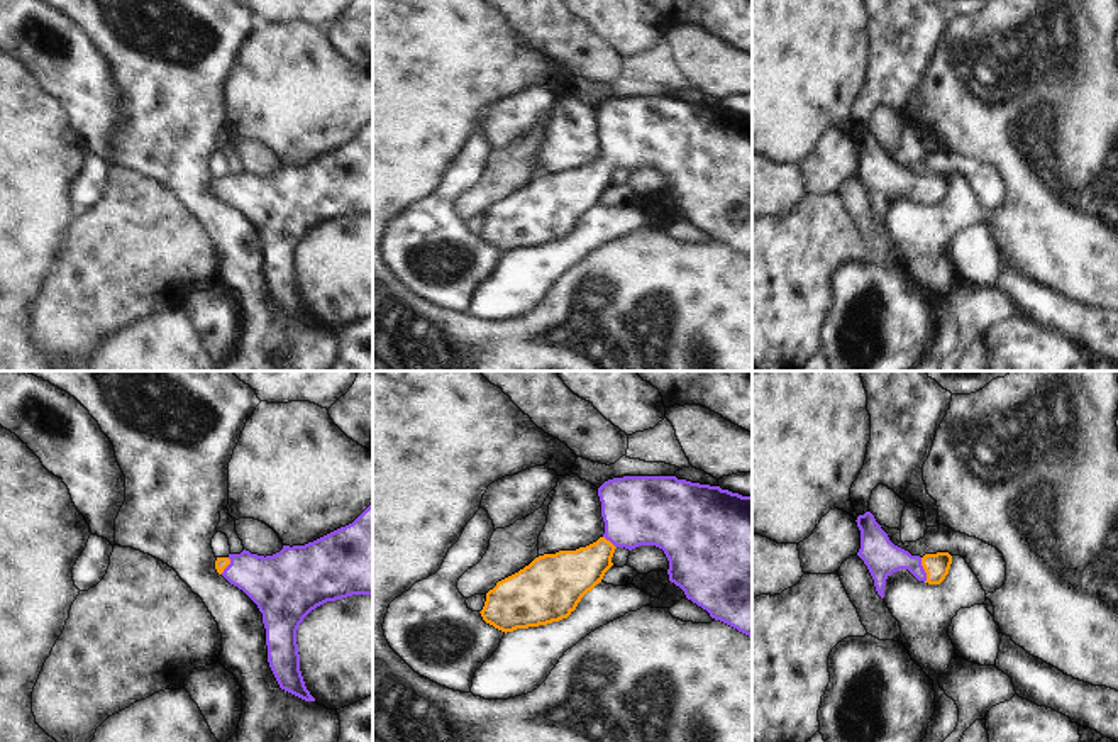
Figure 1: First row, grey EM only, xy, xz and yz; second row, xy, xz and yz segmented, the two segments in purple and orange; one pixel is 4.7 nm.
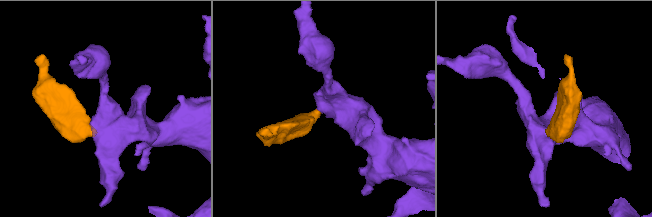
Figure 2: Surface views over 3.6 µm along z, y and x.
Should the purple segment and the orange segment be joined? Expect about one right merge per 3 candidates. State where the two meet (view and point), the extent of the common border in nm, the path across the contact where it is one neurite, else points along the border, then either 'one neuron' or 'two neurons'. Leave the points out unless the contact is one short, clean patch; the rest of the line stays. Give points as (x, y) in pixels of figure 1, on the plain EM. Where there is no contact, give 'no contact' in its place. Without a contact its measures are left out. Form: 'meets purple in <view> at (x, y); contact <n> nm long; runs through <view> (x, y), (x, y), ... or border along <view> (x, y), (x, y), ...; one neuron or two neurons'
meets purple in yz at (924, 190); contact 120 nm long; runs through yz (880, 175), (905, 180), (924, 190), (937, 187); one neuron

